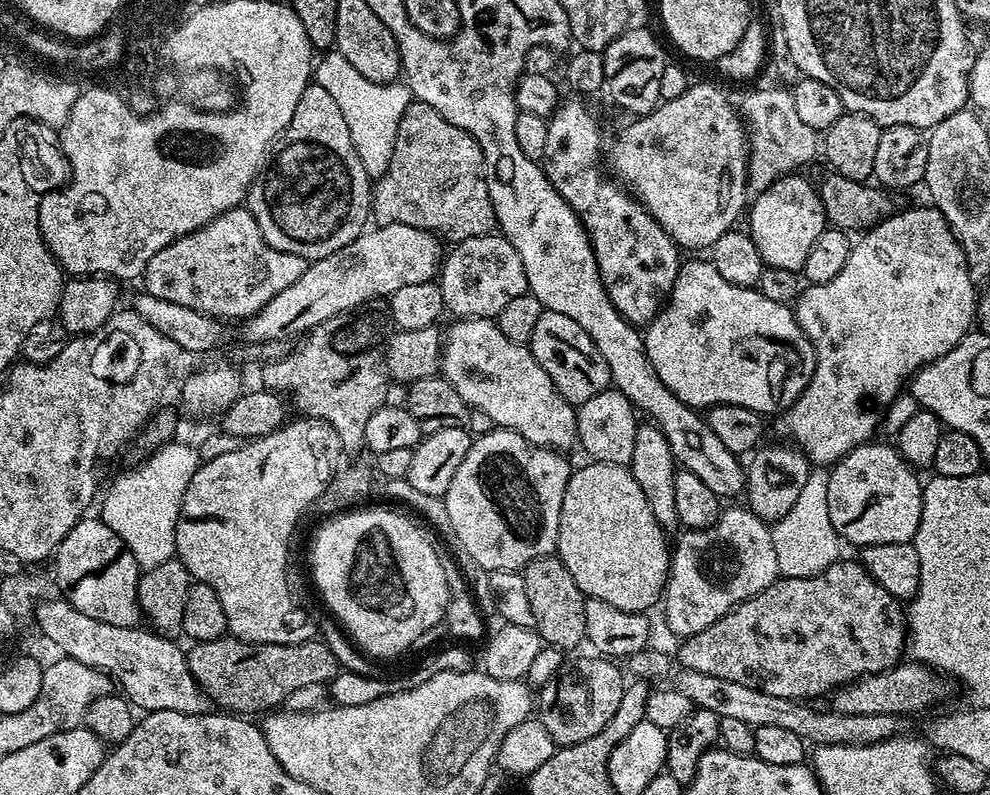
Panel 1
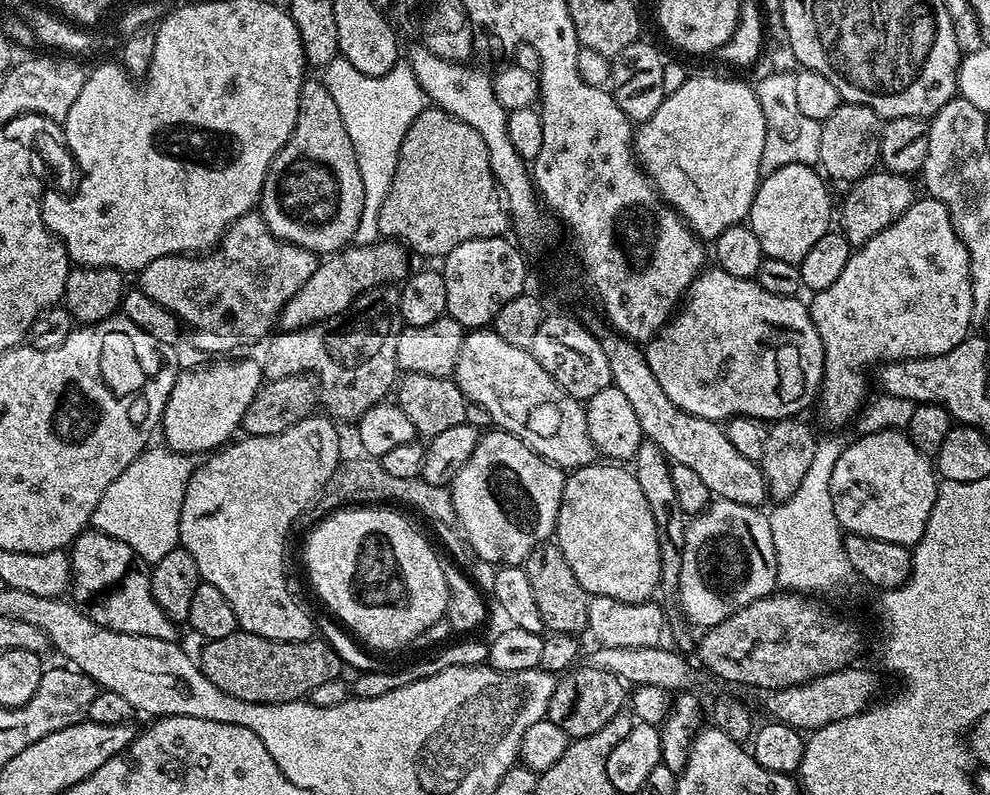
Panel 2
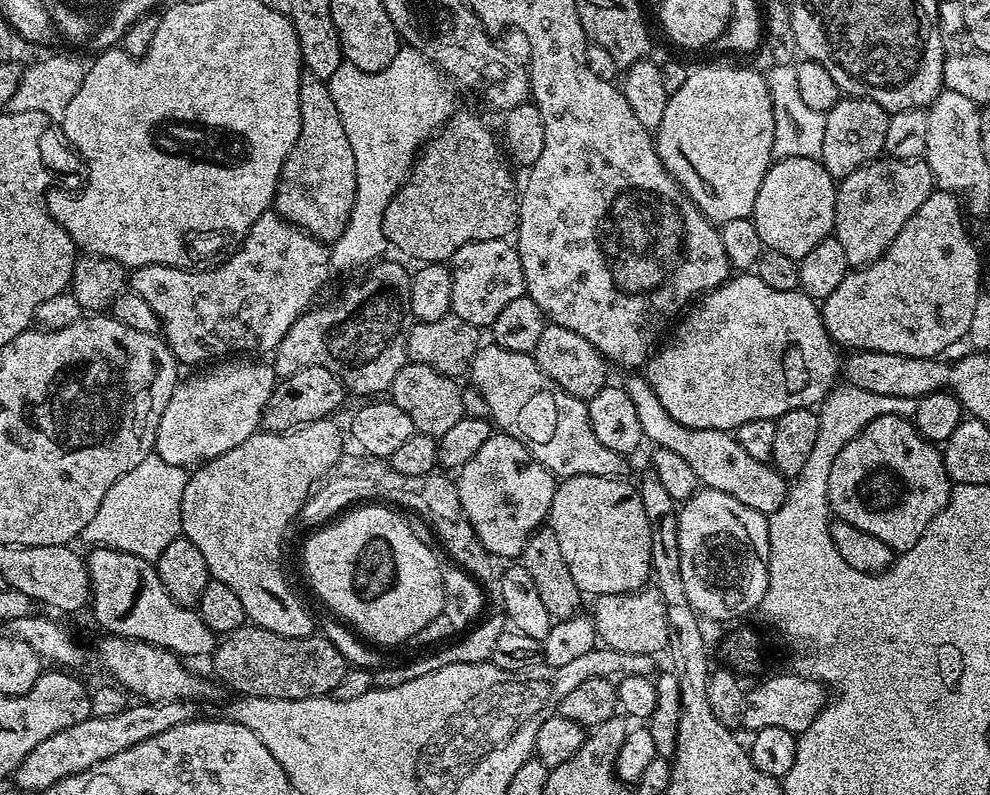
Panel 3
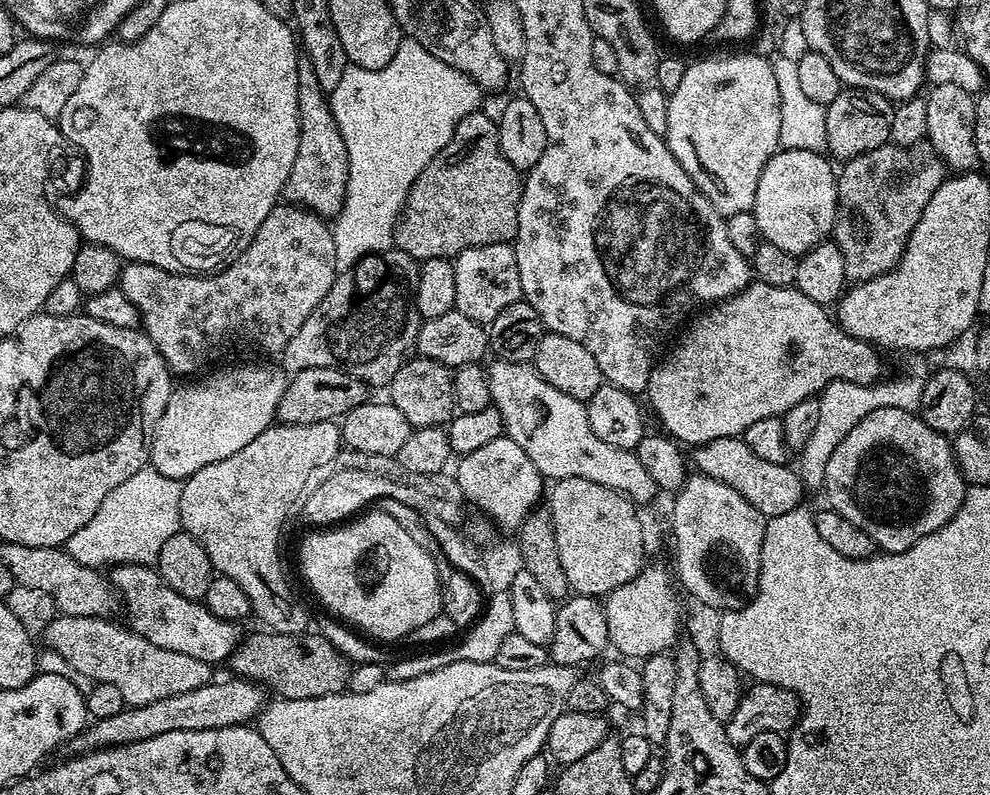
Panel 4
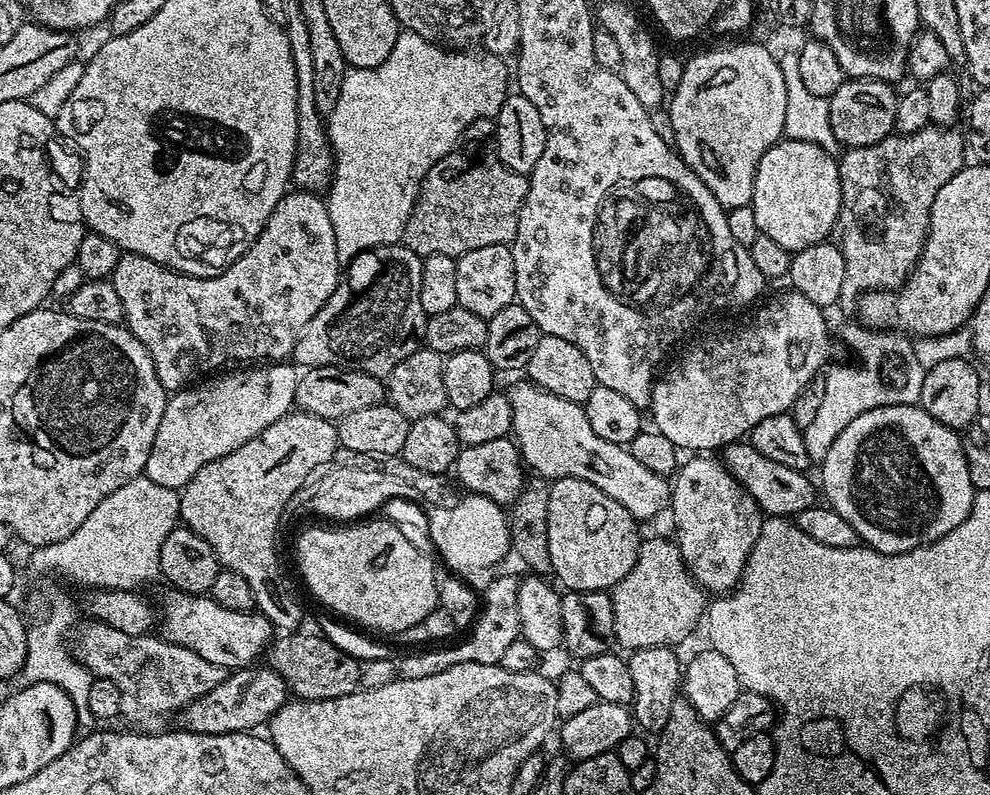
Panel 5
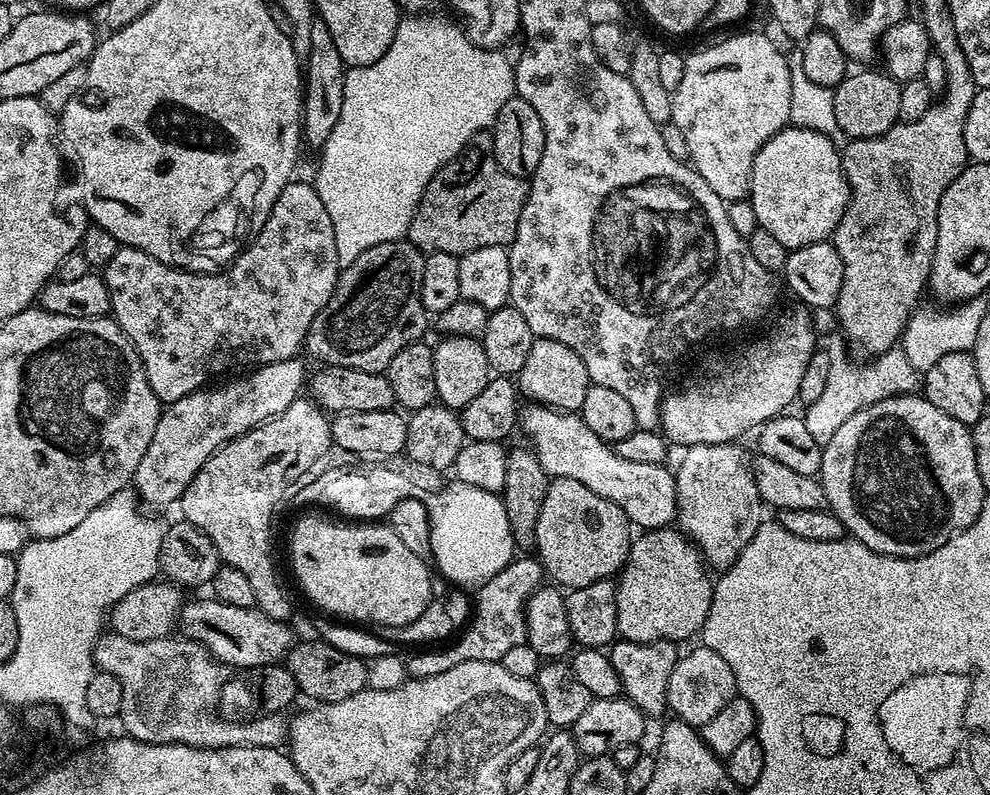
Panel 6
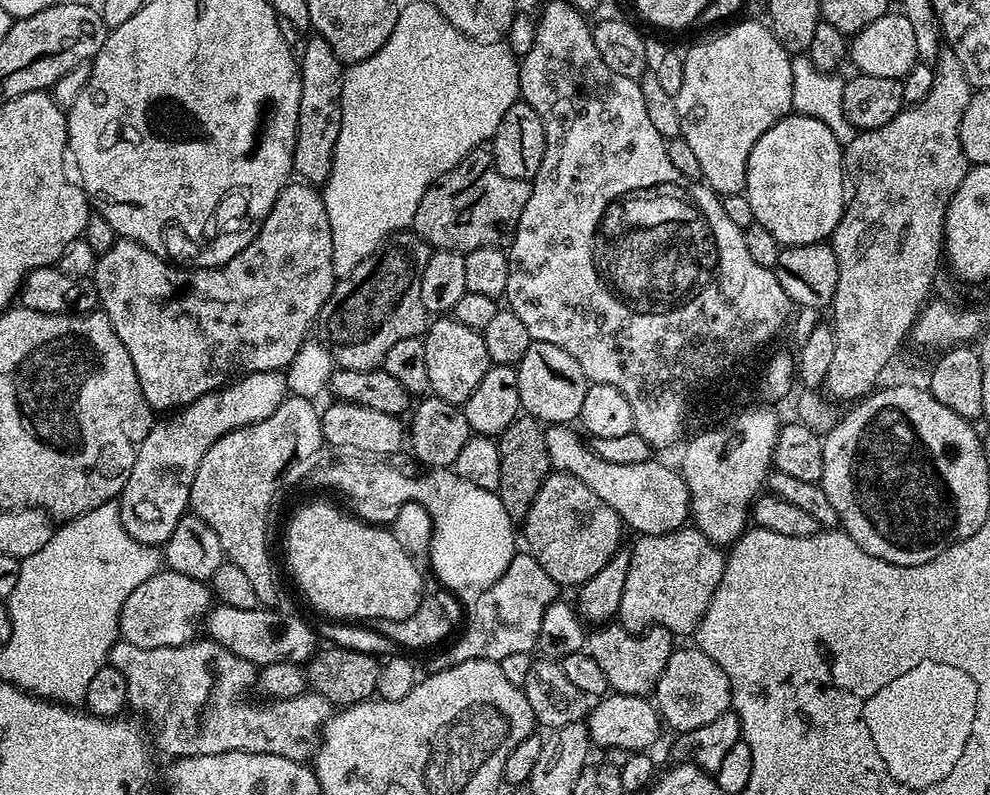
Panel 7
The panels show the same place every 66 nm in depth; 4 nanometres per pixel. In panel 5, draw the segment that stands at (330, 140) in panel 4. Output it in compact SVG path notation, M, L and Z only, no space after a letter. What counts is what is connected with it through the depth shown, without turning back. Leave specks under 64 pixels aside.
M296 6L289 7L288 13L290 22L286 31L298 86L298 134L291 183L305 192L324 194L332 187L332 169L336 166L336 160L332 157L332 143L328 137L325 117L314 106L314 61L310 55L310 34L306 31L306 18L302 18L300 9Z

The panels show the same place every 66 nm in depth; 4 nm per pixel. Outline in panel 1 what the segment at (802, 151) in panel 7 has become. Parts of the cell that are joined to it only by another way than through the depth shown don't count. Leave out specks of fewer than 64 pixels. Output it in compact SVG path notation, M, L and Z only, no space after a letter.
M800 174L781 176L766 191L759 193L751 201L752 228L750 235L758 254L762 254L765 265L770 268L781 268L791 272L803 269L806 257L810 255L810 246L818 239L818 234L826 226L823 202L817 185L803 180Z

